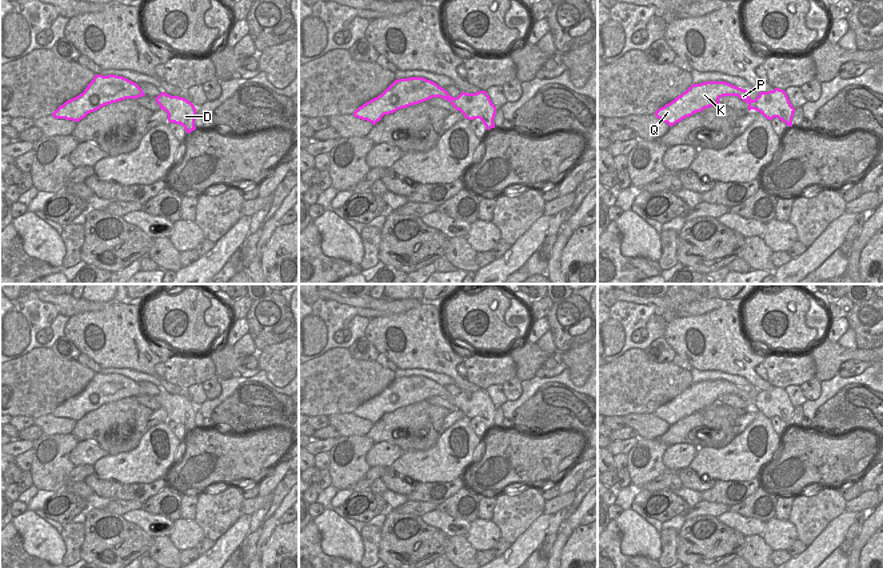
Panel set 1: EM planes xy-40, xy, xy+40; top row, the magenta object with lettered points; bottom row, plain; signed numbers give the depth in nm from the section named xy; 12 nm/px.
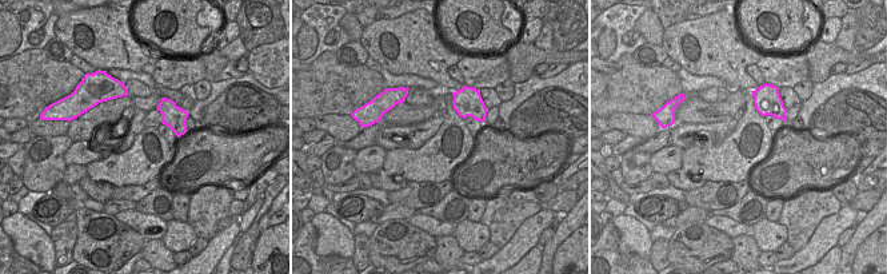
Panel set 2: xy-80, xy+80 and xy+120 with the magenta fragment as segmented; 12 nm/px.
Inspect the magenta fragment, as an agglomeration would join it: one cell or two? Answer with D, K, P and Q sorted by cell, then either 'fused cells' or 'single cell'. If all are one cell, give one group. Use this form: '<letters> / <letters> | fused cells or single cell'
D K P Q | single cell

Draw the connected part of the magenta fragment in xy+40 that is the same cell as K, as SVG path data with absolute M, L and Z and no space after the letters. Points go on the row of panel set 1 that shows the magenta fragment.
M726 81L692 84L675 100L659 108L655 116L672 127L696 112L719 104L719 99L723 96L738 96L748 104L748 111L755 109L768 120L778 117L788 127L792 127L795 108L791 105L786 91L775 88L774 91L759 92L759 96L752 100L747 89Z

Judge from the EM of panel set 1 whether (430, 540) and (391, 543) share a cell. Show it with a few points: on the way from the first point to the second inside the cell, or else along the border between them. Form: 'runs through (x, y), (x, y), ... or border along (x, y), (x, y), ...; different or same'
runs through (420, 539), (414, 543), (400, 543); same

